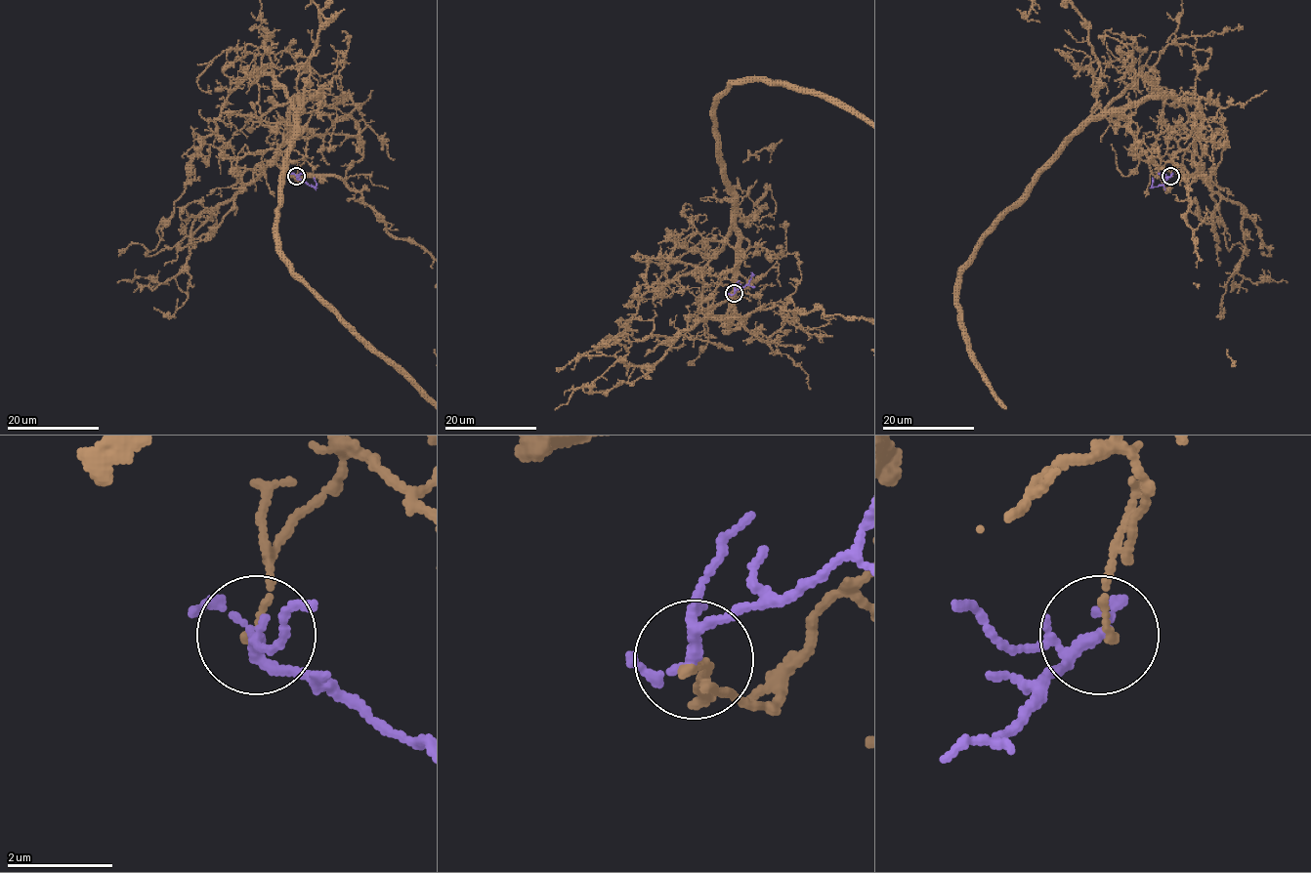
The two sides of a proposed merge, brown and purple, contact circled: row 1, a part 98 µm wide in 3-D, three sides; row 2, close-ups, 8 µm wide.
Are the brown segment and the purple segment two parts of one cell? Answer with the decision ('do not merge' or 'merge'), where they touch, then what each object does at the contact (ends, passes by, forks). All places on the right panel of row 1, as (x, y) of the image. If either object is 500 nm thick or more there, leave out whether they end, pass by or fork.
do not merge; at (1170, 176); brown ends there; purple forks there

